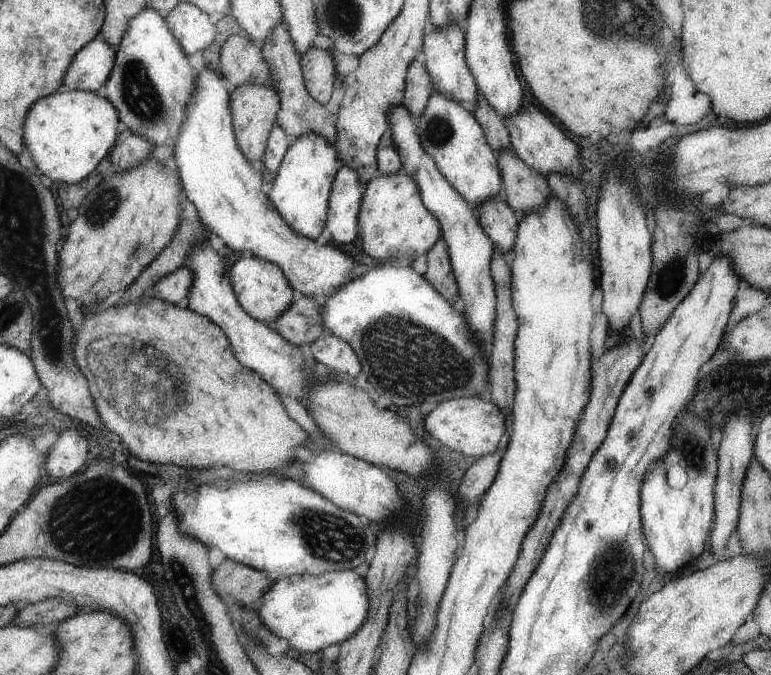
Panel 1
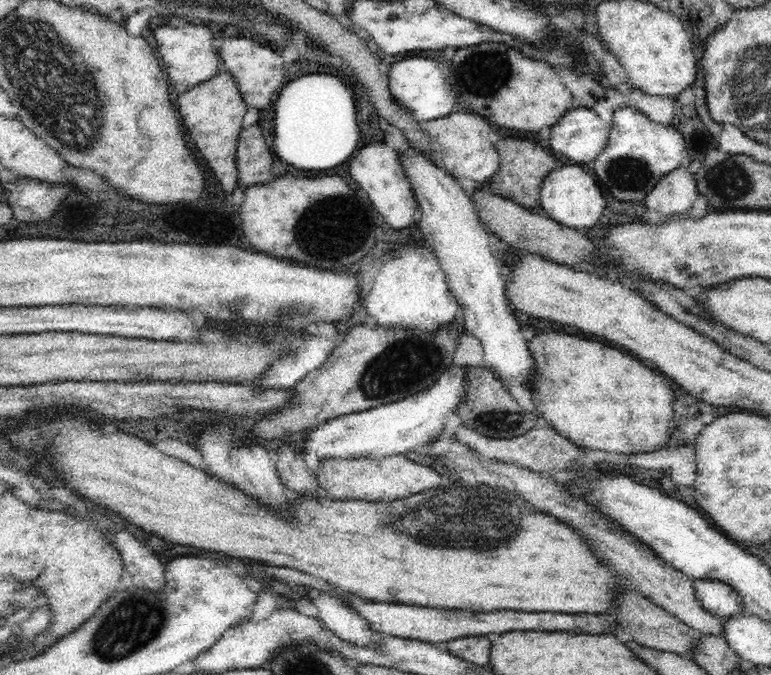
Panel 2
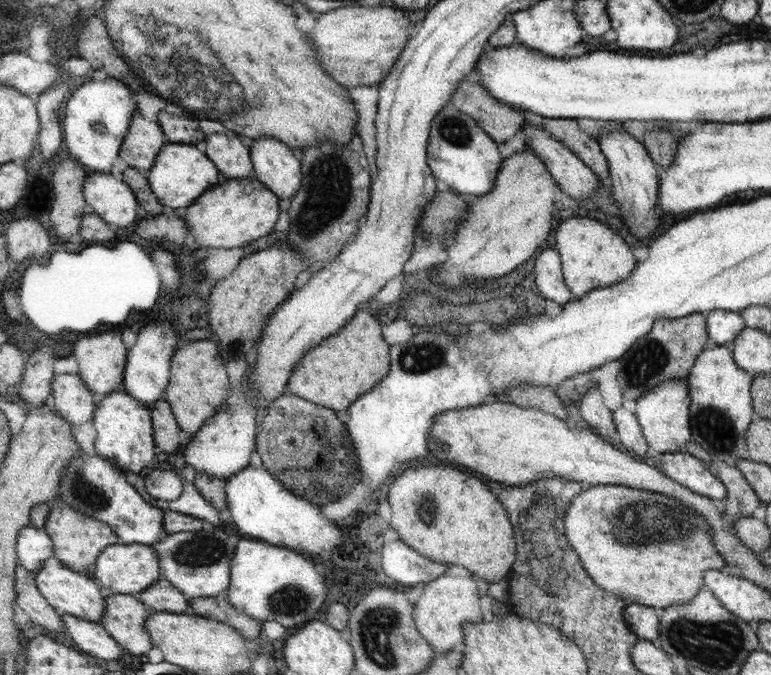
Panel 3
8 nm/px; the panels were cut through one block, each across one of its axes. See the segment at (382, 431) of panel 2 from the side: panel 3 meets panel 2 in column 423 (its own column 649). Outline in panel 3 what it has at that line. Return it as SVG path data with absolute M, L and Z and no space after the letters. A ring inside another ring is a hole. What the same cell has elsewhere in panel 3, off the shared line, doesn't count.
M686 378L662 382L656 389L649 390L637 398L635 416L642 428L650 449L657 453L686 453L686 445L692 440L692 396Z

